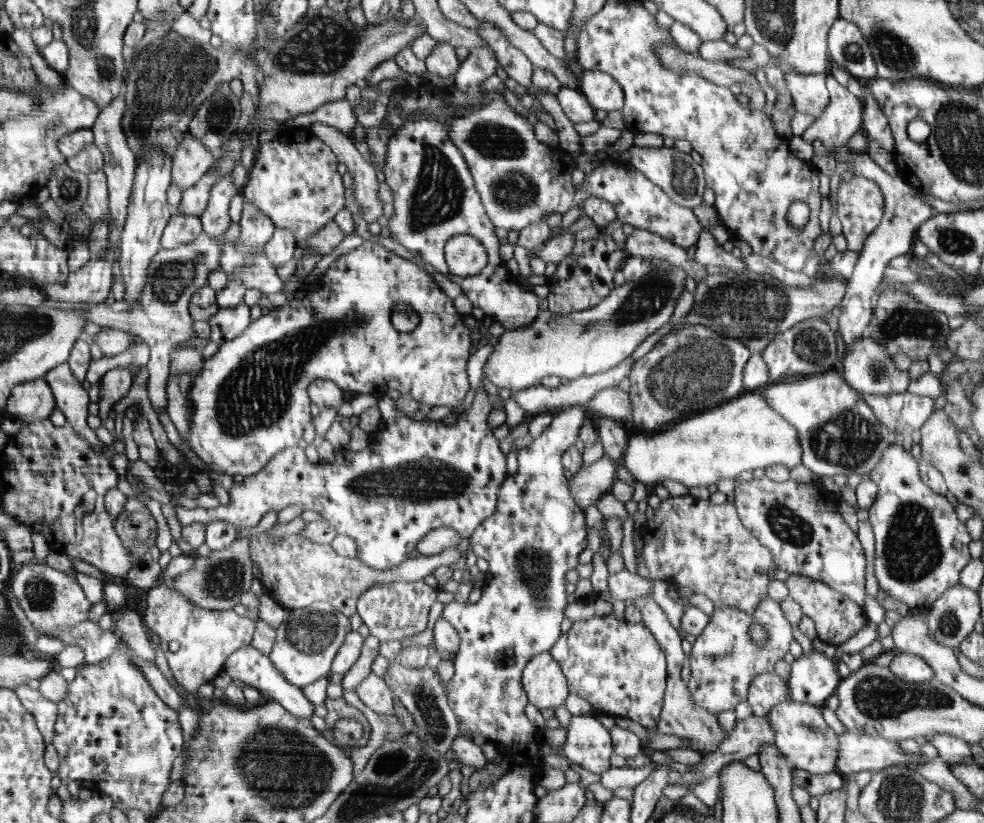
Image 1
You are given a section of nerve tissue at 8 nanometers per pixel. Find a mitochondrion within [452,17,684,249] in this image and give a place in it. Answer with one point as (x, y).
(512, 189)

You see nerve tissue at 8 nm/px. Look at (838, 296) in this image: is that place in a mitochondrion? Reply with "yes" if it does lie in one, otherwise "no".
no

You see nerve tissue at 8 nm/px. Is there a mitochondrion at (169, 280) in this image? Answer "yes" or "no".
yes

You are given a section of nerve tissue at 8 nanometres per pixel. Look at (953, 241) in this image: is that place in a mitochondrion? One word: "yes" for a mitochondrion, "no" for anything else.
yes

